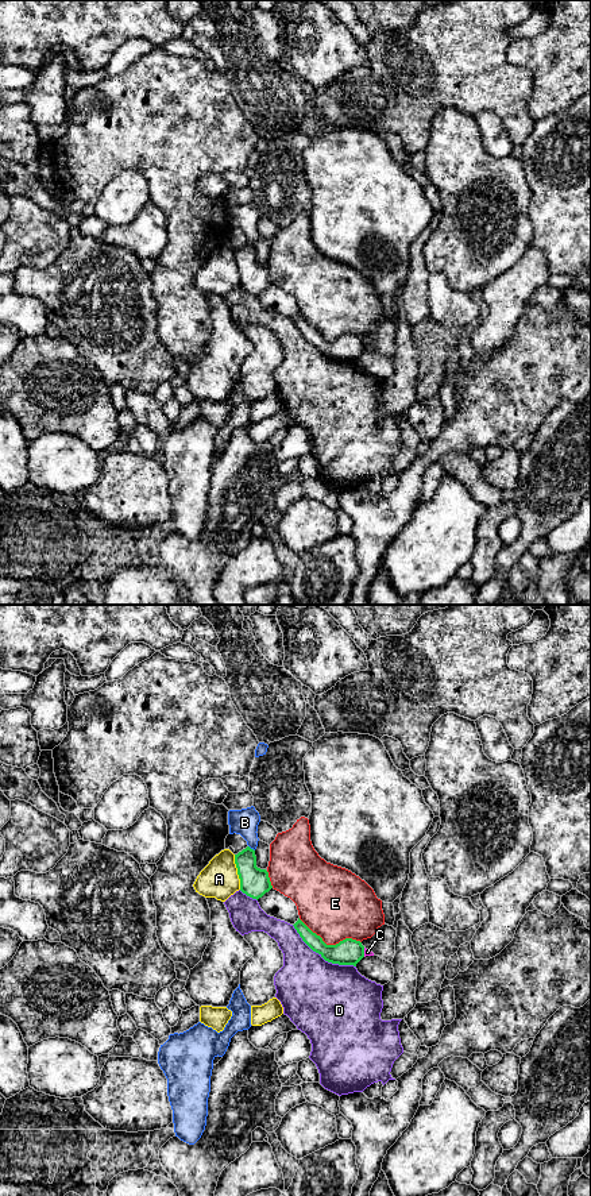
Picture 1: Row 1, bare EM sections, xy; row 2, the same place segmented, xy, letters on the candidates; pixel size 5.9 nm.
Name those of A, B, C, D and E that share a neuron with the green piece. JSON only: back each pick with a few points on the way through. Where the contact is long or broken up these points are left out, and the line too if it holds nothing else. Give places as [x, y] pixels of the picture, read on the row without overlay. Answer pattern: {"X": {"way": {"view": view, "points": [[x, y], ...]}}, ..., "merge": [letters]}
{"merge": []}

